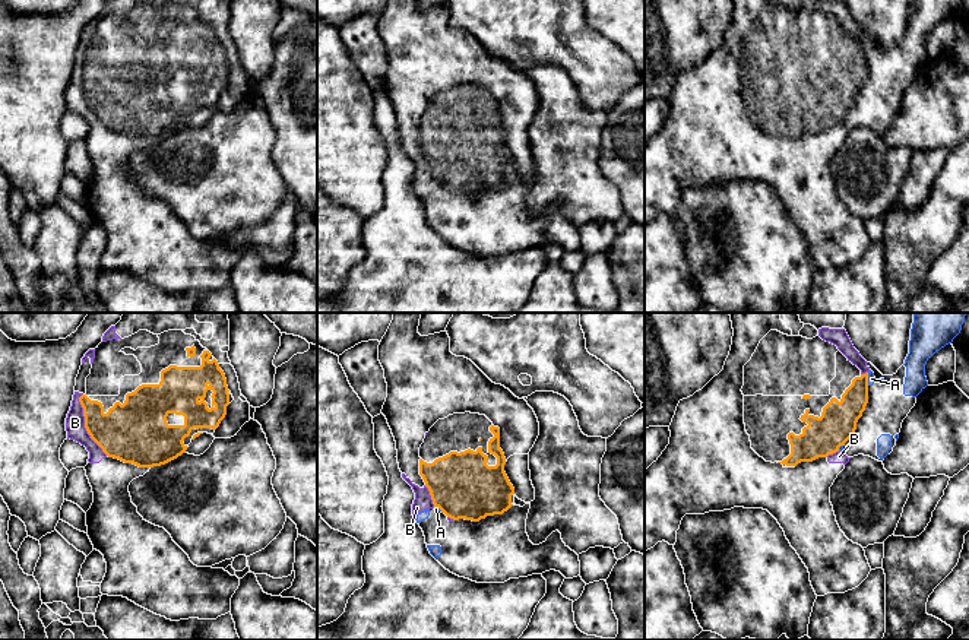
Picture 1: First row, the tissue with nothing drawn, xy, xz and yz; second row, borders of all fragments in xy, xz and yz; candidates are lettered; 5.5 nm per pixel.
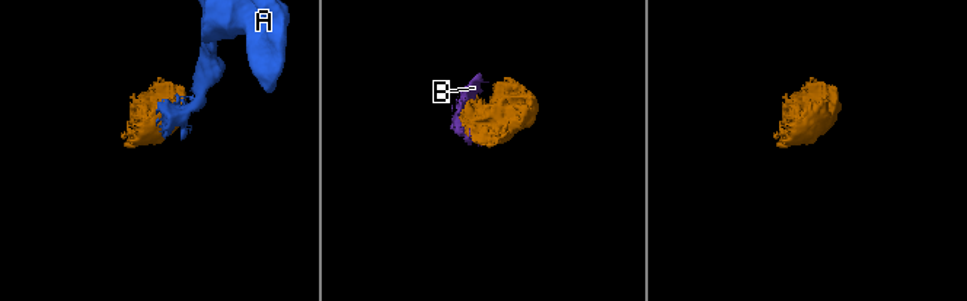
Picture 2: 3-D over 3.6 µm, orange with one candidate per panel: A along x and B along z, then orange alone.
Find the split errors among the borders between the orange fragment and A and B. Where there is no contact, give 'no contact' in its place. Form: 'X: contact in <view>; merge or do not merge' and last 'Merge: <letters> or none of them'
A: contact in yz; merge
B: contact in xy; merge
Merge: A, B

